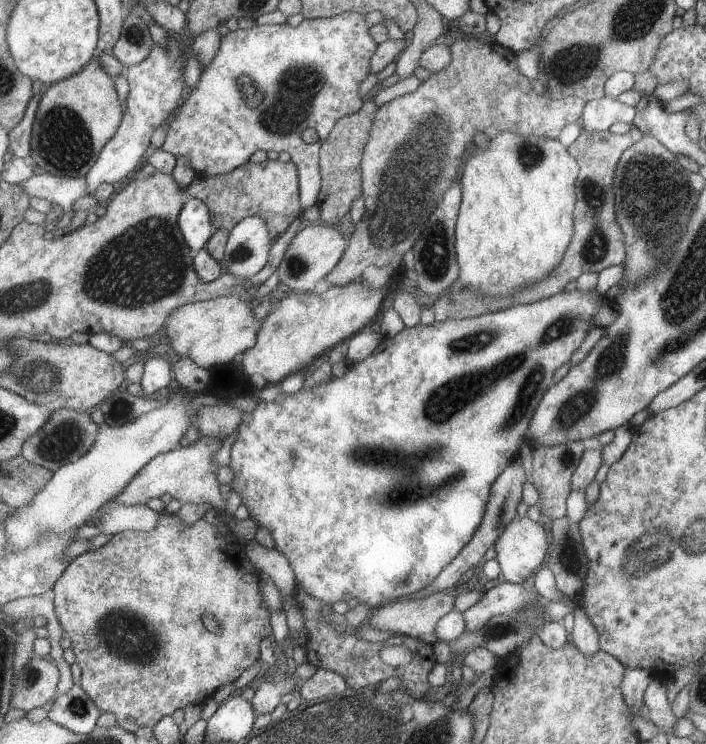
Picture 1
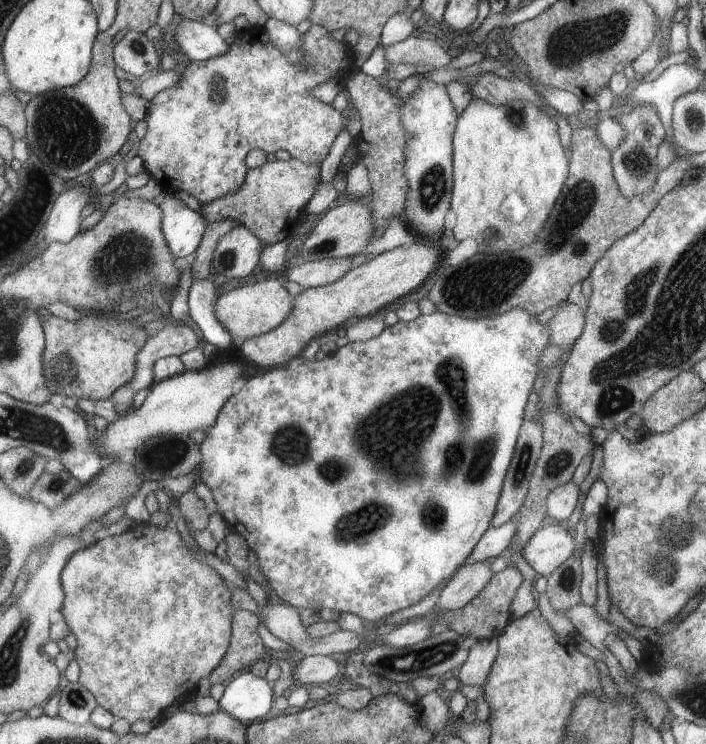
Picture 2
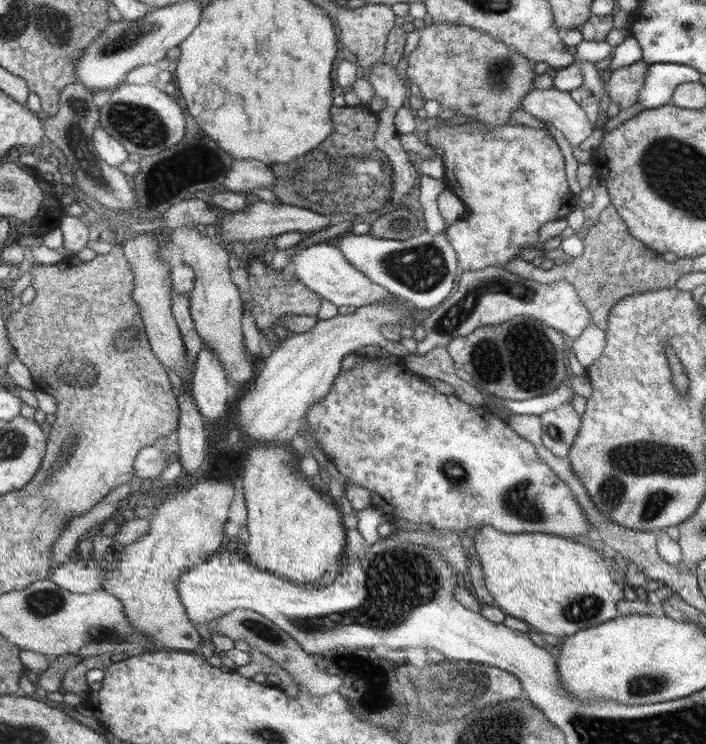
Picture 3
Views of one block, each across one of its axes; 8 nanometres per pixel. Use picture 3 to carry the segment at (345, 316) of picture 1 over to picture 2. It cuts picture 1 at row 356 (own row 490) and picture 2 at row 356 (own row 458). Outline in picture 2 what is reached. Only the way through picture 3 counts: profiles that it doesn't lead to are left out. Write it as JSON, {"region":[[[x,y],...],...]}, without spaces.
{"region":[[[417,240],[409,246],[397,246],[383,252],[371,260],[358,260],[335,282],[304,289],[295,297],[290,316],[285,318],[281,325],[275,326],[275,329],[269,330],[266,334],[245,338],[239,350],[247,361],[251,360],[260,367],[281,366],[289,358],[293,360],[293,356],[297,356],[313,336],[323,336],[323,332],[337,328],[339,324],[345,324],[347,318],[353,320],[355,316],[357,320],[375,314],[383,306],[391,303],[391,300],[406,295],[409,290],[423,282],[423,278],[431,272],[437,260],[437,244],[429,244],[427,248],[423,246],[423,242]]]}

